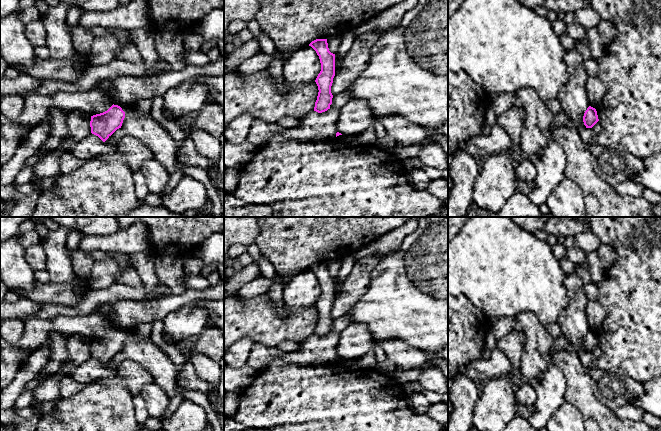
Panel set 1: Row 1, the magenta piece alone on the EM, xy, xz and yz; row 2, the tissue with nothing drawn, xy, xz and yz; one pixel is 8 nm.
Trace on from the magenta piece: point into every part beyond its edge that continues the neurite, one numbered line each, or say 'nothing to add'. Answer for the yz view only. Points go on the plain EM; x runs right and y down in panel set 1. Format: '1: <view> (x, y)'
nothing to add

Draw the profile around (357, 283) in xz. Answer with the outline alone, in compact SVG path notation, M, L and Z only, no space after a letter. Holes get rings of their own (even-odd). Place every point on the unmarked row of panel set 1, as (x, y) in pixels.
M395 252L369 256L354 264L351 273L343 282L340 293L333 302L331 310L333 320L348 314L350 309L367 292L371 283L372 270L385 256L393 253Z

